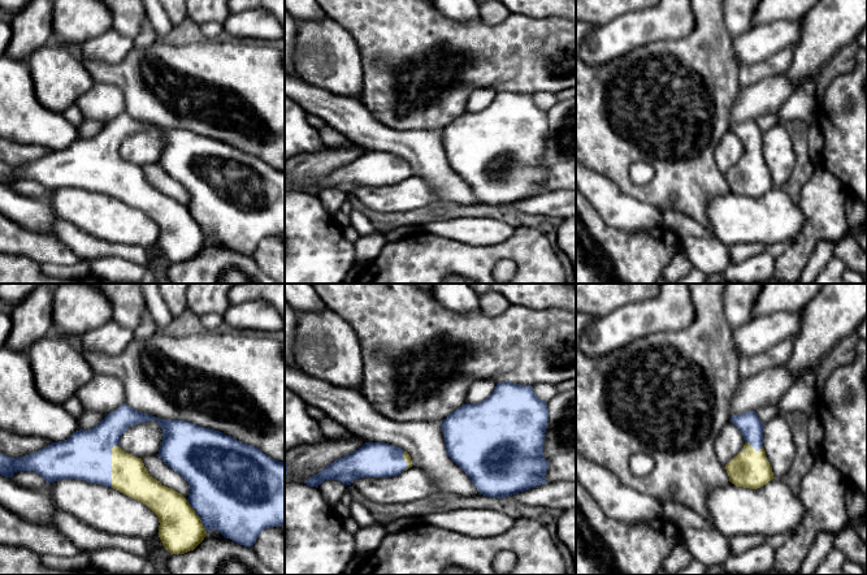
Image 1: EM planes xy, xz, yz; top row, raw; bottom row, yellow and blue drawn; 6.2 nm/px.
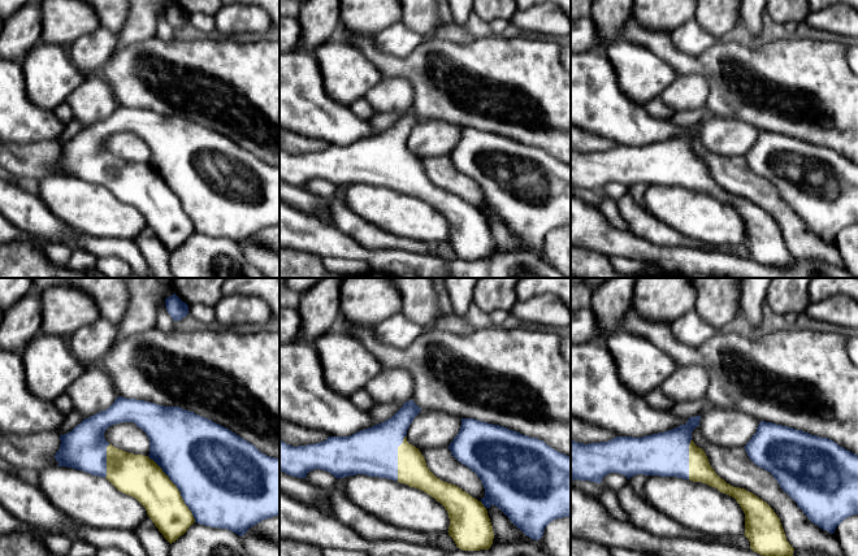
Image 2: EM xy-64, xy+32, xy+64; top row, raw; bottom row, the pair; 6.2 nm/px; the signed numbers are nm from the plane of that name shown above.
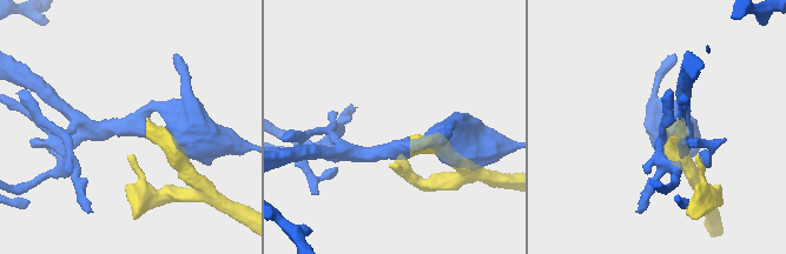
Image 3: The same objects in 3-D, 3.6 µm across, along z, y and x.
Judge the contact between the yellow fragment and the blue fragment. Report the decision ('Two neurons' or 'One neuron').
One neuron

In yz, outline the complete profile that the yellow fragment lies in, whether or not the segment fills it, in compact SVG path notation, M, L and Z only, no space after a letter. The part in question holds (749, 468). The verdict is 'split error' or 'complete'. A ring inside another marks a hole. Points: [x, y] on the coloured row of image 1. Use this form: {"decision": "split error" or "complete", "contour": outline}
{"decision": "split error", "contour": "M747 411L731 418L740 429L745 445L741 451L725 464L729 481L736 487L757 489L773 477L772 467L763 448L763 423L755 411Z"}

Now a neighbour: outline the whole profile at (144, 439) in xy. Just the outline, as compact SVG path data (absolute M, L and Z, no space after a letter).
M156 420L129 427L120 438L120 448L135 458L159 454L162 429Z

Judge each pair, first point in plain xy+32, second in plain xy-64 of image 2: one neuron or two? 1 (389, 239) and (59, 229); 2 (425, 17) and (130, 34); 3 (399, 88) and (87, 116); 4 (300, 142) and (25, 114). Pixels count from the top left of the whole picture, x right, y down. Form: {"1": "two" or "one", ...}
{"1": "two", "2": "two", "3": "one", "4": "two"}

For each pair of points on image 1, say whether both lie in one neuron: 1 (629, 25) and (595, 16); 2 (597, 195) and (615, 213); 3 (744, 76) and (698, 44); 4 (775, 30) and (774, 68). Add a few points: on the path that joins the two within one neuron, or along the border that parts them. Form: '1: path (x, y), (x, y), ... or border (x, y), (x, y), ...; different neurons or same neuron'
1: border (625, 13), (618, 14), (597, 26); different neurons
2: path (601, 199), (611, 210); same neuron
3: border (737, 68), (737, 83), (740, 87); different neurons
4: border (792, 47), (784, 47), (754, 63), (744, 63); different neurons

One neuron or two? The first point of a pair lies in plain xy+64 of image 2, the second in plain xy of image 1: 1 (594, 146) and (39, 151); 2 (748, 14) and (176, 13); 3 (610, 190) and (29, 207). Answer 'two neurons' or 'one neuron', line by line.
1: one neuron
2: one neuron
3: two neurons

